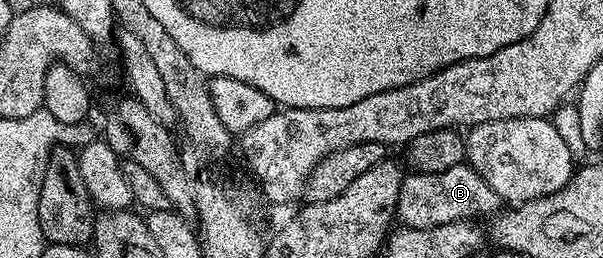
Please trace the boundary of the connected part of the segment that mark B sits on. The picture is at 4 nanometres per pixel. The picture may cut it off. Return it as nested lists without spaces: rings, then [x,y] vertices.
[[[461,165],[442,173],[408,173],[403,176],[397,195],[395,218],[405,227],[437,227],[459,219],[479,220],[479,215],[491,217],[501,210],[502,201],[490,189],[486,180],[474,168]]]

